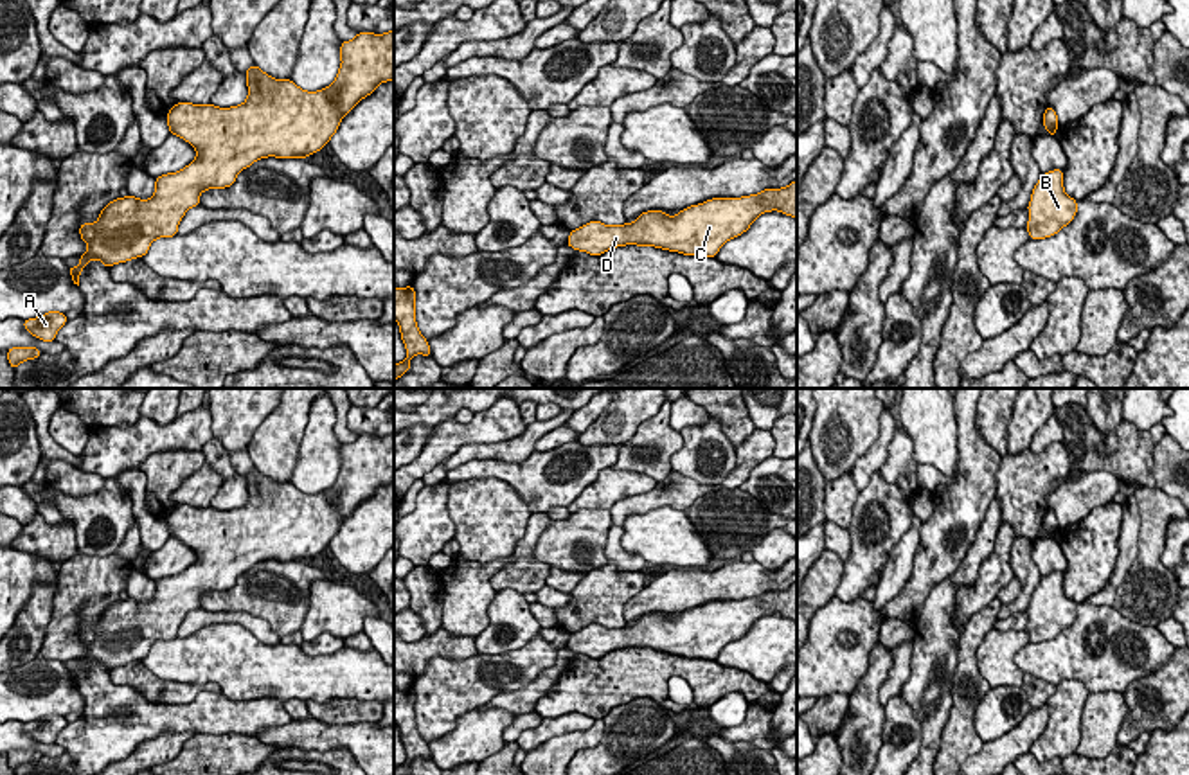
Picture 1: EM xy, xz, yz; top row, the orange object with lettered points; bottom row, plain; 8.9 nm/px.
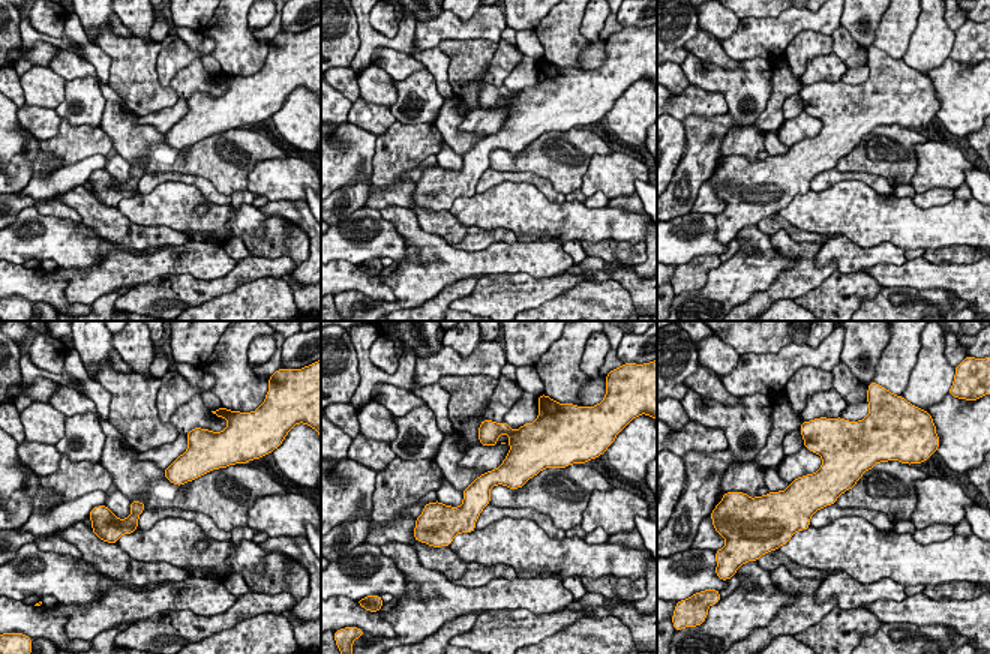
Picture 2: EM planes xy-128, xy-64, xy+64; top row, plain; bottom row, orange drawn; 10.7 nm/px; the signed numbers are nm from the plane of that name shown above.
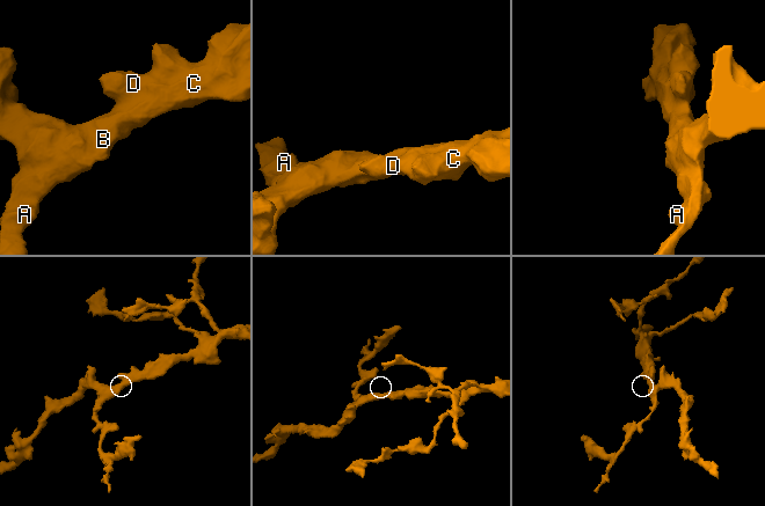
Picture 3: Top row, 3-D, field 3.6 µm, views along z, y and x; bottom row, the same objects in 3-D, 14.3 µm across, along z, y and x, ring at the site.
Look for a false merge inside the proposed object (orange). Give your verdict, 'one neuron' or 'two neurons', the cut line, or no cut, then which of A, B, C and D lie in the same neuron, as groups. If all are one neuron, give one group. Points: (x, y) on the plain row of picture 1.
one neuron; no cut; A B C D

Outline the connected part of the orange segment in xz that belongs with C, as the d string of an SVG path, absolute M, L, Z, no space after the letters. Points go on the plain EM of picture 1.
M797 583L781 592L764 592L741 601L712 601L682 611L676 619L646 613L633 626L588 624L570 633L567 649L590 658L637 647L684 658L716 660L720 651L741 638L764 615L779 613L797 622Z

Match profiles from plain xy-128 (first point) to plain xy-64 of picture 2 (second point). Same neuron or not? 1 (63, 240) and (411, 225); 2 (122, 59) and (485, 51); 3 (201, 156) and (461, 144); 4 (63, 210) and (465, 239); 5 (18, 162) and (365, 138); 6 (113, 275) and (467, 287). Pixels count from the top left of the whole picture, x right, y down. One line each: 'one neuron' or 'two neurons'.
1: two neurons
2: one neuron
3: one neuron
4: two neurons
5: one neuron
6: two neurons

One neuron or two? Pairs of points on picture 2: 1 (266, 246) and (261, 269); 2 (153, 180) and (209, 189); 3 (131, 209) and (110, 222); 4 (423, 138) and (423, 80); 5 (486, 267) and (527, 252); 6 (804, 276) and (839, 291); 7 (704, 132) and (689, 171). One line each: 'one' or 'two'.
1: two
2: one
3: two
4: two
5: one
6: two
7: one

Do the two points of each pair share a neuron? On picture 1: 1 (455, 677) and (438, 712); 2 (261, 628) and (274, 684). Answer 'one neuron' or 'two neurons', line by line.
1: one neuron
2: two neurons

